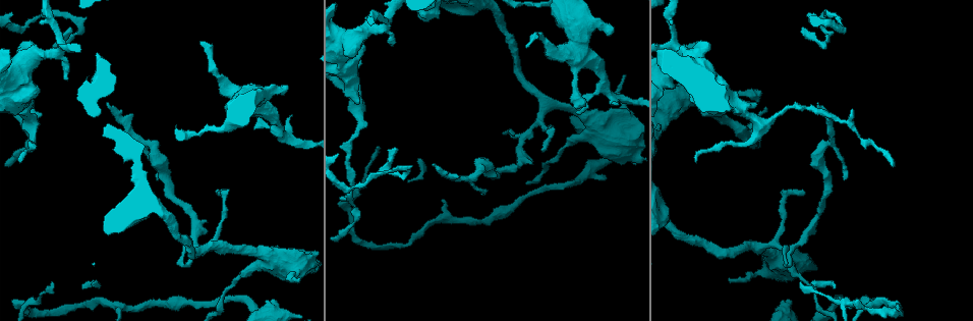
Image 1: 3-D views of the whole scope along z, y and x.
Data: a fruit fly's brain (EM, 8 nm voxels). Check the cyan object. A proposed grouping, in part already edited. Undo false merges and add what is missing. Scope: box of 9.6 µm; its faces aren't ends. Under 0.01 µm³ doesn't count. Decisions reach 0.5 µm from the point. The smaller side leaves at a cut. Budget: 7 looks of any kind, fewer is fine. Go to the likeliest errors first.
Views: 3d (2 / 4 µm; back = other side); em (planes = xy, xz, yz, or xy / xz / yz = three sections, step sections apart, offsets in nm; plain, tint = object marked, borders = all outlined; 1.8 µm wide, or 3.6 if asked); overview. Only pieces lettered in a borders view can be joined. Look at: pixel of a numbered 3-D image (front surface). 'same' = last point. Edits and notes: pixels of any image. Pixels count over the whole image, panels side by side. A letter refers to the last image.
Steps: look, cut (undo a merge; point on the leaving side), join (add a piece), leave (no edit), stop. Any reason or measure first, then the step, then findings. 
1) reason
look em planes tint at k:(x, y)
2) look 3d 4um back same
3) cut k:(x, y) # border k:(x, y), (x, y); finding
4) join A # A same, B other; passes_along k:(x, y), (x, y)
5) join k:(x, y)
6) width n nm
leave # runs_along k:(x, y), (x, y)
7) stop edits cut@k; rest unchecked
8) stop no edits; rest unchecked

sharp bend
look 3d 2um at 1:(384, 21)

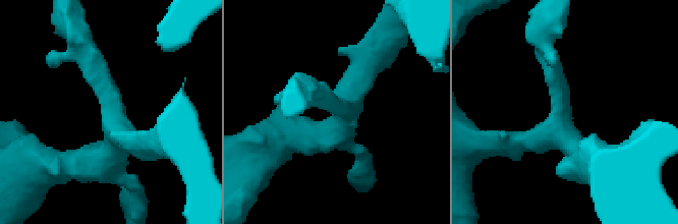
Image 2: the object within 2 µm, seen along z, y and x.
need the tissue
look em xy step 16 tint at 2:(561, 133)

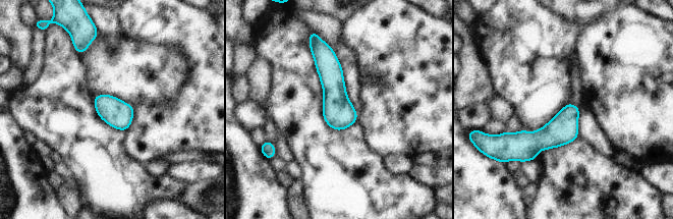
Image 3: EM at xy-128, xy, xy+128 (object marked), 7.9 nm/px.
look em planes borders same

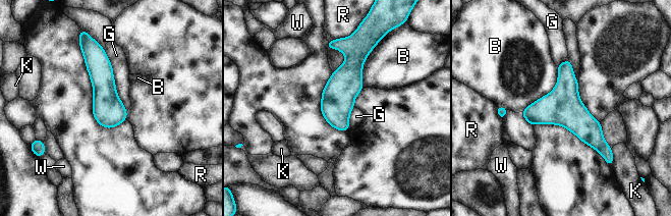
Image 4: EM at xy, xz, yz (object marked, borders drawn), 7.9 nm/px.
width 240 nm
leave # B other, G other, K other, R other, W other; runs_along 4:(567, 62), (567, 109), (605, 154); all the same neuron

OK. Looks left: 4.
branch stops here
look 3d 4um at 1:(670, 85)

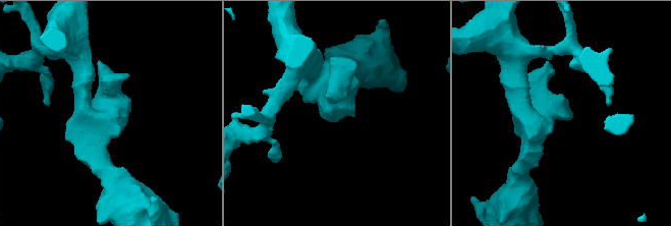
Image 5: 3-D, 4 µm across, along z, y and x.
shape alone is not enough
look em xz step 8 tint at 5:(564, 117)

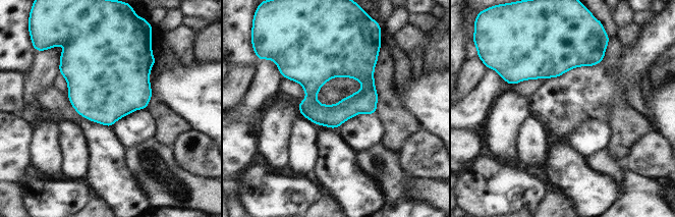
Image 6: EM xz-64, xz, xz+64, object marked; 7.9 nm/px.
look em planes borders same

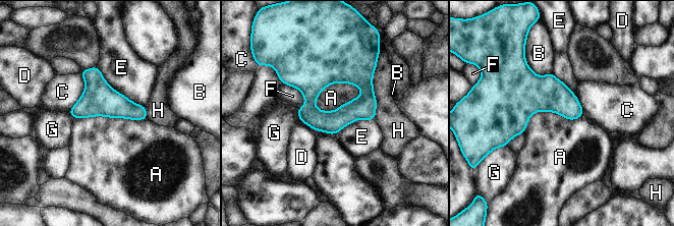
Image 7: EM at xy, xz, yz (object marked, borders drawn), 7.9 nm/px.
leave # A other, B other, C other, D other, E other, F other, G other, H other; border 7:(362, 90), (334, 110), (316, 108); no lettered piece goes on from it

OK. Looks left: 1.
stop no edits; rest unchecked

